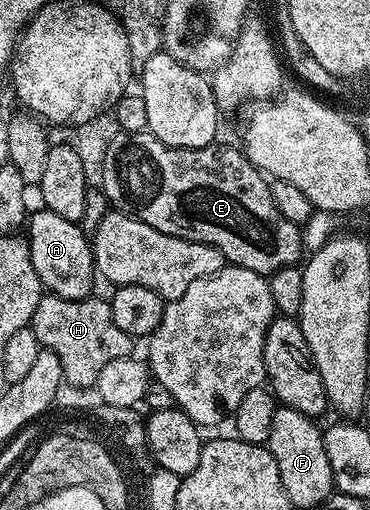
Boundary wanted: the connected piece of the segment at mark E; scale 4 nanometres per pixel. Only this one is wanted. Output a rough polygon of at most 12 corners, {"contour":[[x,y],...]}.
{"contour":[[116,133],[113,208],[267,277],[301,228],[239,146]]}

